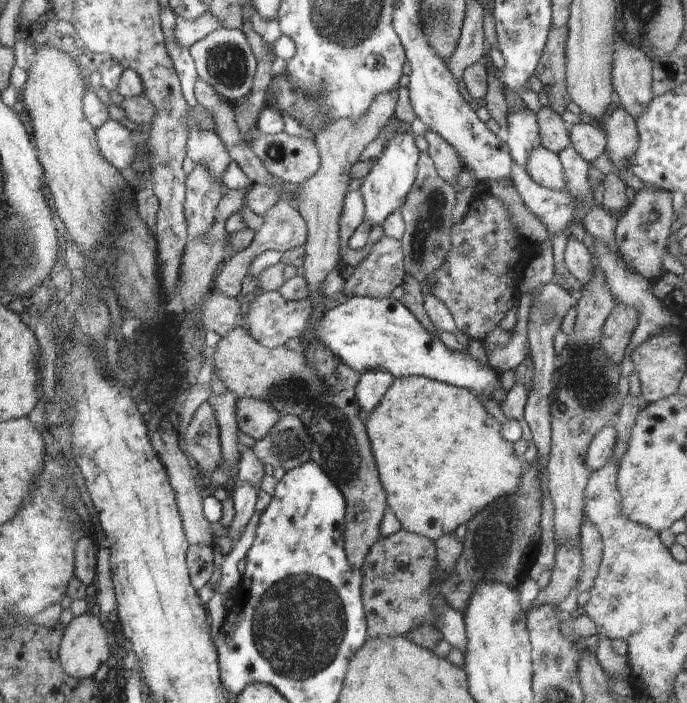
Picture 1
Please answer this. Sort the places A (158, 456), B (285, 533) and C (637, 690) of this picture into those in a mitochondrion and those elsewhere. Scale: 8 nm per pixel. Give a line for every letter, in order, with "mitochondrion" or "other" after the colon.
A: other
B: other
C: other

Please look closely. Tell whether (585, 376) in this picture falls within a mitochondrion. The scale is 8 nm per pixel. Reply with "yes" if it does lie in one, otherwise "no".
yes

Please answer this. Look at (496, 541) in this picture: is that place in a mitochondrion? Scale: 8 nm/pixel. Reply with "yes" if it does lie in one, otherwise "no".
yes

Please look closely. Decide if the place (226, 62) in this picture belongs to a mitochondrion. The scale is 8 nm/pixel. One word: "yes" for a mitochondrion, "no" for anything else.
yes

